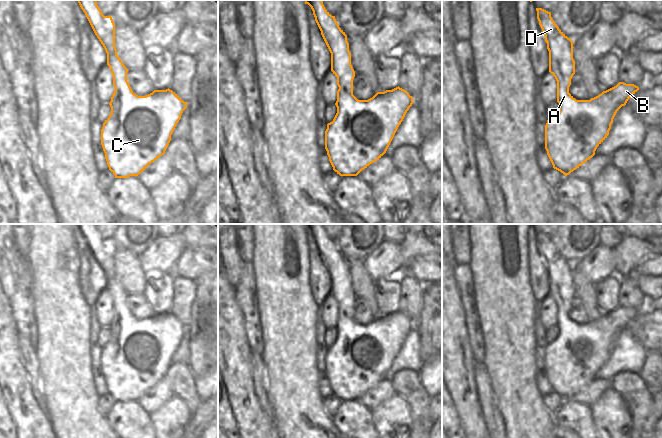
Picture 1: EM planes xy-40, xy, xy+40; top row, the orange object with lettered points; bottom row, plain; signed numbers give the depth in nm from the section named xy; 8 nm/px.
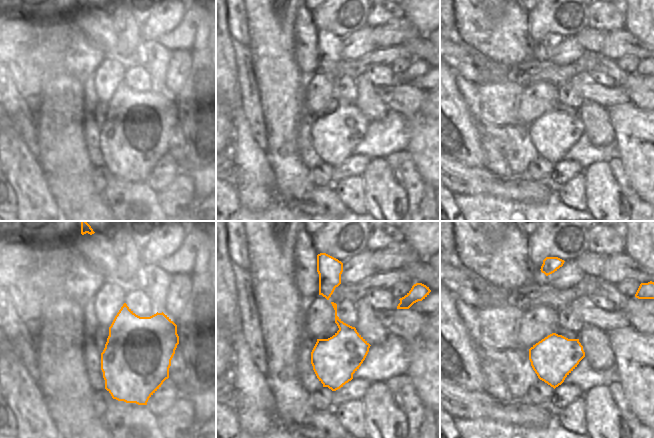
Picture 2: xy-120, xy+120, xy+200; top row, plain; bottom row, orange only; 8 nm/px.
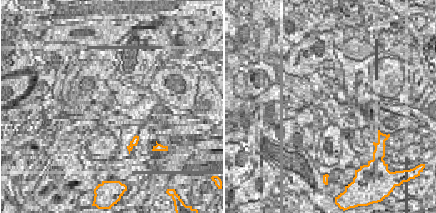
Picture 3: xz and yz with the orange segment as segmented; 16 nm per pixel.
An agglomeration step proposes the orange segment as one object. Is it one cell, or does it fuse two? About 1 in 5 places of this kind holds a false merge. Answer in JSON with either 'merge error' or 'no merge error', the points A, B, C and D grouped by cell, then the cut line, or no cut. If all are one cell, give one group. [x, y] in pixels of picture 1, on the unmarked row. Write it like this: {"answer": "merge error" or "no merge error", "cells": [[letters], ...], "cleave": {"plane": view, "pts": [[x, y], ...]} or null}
{"answer": "no merge error", "cells": [["A", "B", "C", "D"]], "cleave": null}

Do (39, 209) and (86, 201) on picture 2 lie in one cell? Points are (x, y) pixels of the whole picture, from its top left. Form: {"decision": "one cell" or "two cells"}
{"decision": "two cells"}

